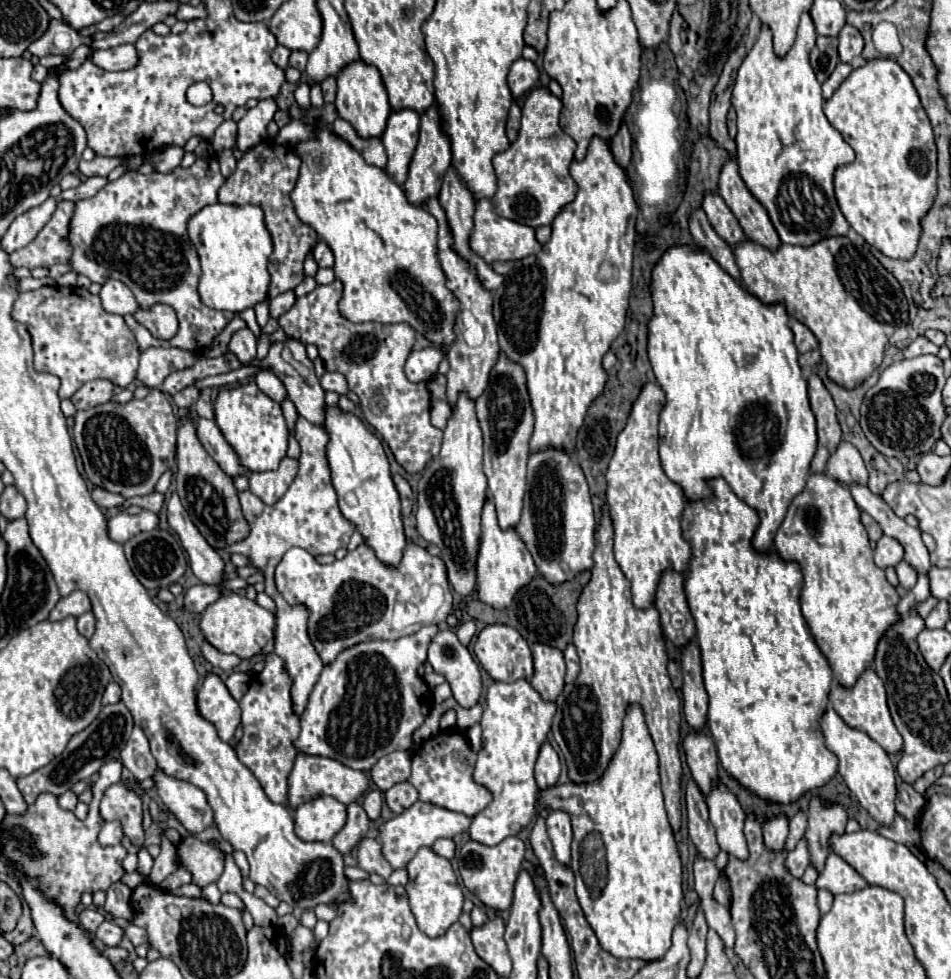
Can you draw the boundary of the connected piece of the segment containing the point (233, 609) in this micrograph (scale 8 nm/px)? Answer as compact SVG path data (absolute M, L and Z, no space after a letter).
M237 592L223 594L217 602L207 606L201 614L201 632L205 640L223 654L237 654L243 660L249 660L261 652L261 648L273 638L275 632L275 614L261 608L257 602L241 596Z

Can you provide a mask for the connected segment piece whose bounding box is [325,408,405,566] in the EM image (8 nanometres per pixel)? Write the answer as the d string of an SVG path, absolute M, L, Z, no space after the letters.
M327 408L325 430L329 434L327 460L331 464L331 480L343 516L357 526L365 542L385 564L397 566L405 548L401 504L379 438L373 436L355 414L343 414L339 408Z

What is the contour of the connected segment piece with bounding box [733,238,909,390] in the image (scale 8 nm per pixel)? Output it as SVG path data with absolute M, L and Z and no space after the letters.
M827 238L809 248L781 244L775 252L757 246L751 240L743 240L733 252L745 288L765 306L783 304L789 316L797 318L815 334L819 352L827 366L827 378L831 378L831 382L843 386L845 390L857 388L873 374L873 370L883 362L883 352L889 346L893 332L909 322L907 298L895 276L881 266L881 262L869 252L867 246L863 256L861 250L847 238Z

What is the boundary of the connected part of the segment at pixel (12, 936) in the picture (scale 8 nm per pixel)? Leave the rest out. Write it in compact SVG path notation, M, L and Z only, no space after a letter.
M23 900L22 915L21 918L19 918L19 924L17 924L17 928L15 928L13 932L5 934L5 938L7 938L7 940L13 944L13 946L19 946L19 944L27 942L31 936L33 936L31 912L29 912L29 906L27 906L27 902Z

